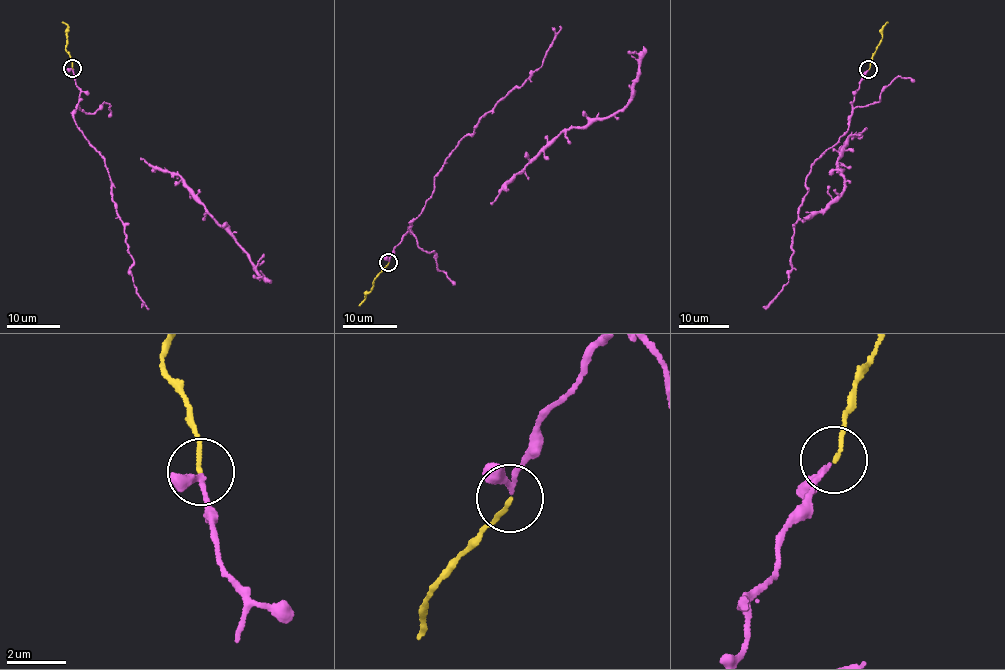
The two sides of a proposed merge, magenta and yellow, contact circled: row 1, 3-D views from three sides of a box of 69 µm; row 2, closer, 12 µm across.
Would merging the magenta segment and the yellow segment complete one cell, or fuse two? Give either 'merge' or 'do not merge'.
merge

